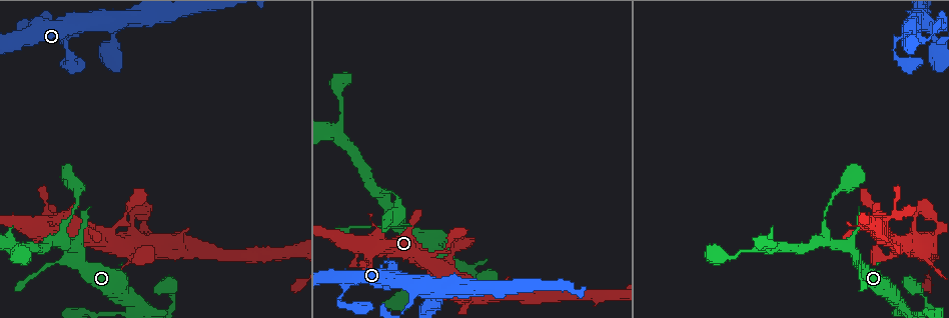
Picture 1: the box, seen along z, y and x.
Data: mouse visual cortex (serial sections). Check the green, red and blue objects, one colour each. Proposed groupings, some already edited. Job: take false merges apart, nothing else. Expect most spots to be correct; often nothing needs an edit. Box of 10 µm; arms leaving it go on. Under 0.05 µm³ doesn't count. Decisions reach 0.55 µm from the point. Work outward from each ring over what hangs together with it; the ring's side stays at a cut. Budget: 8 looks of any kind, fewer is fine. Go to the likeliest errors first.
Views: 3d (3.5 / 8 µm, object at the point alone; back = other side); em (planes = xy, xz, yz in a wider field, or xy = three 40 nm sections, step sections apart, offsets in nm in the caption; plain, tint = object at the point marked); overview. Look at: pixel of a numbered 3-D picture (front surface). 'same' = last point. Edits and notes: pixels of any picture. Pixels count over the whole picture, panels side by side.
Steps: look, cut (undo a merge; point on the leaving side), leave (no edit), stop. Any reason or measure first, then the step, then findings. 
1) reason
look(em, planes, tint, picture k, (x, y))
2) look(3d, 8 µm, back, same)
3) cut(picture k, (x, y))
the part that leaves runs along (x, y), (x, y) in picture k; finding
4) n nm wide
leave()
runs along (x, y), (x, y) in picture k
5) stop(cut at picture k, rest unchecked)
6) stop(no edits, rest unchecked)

sharp bend
look(3d, 3.5 µm, picture 1, (930, 36))

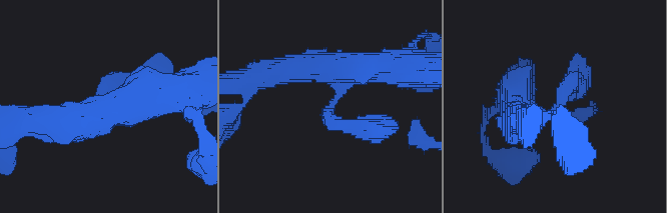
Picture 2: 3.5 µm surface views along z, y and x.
arms of 350, 500 nm; need the tissue
look(em, xy, step 5, tint, picture 2, (557, 106))

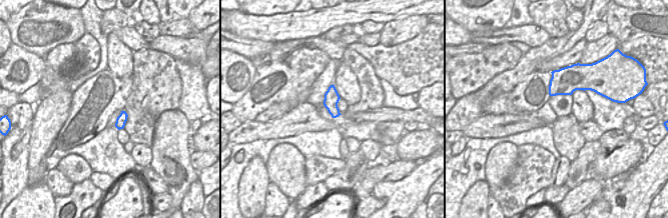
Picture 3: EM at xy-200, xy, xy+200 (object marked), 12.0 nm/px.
leave()
runs along (516, 100), (550, 115), (578, 78) in picture 2; continuous, no second cell

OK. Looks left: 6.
sharp bend
look(3d, 3.5 µm, picture 1, (924, 26))

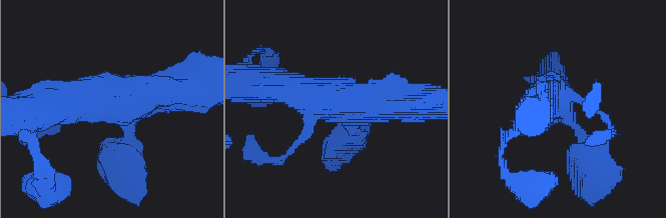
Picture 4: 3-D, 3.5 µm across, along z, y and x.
4 arms; arms of 250, 250, 500, 500 nm
look(em, xy, step 2, tint, picture 4, (351, 114))

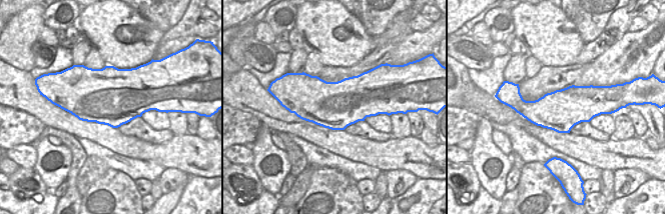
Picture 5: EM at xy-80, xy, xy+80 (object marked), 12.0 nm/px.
leave()
runs along (64, 104), (196, 89) in picture 4; one cell here

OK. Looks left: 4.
thick turns thin
look(3d, 8 µm, picture 1, (392, 227))

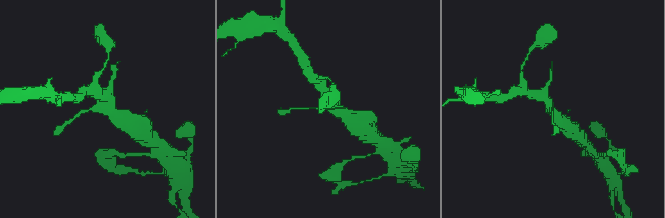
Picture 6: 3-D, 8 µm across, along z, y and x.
closer look
look(3d, 3.5 µm, same)

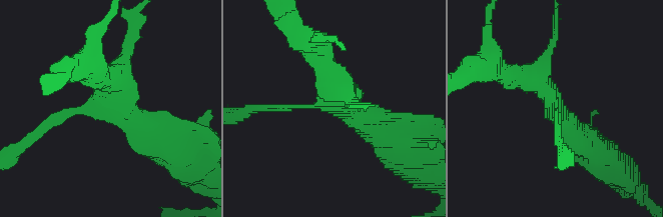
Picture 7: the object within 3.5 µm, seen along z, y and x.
shape alone is not enough
look(em, xy, step 1, tint, picture 7, (109, 110))

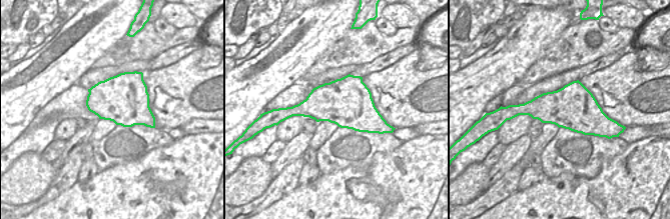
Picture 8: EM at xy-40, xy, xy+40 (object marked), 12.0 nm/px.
leave()
runs along (384, 133), (347, 105), (272, 108) in picture 7; one cell here

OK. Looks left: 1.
stop(no edits, rest unchecked)

